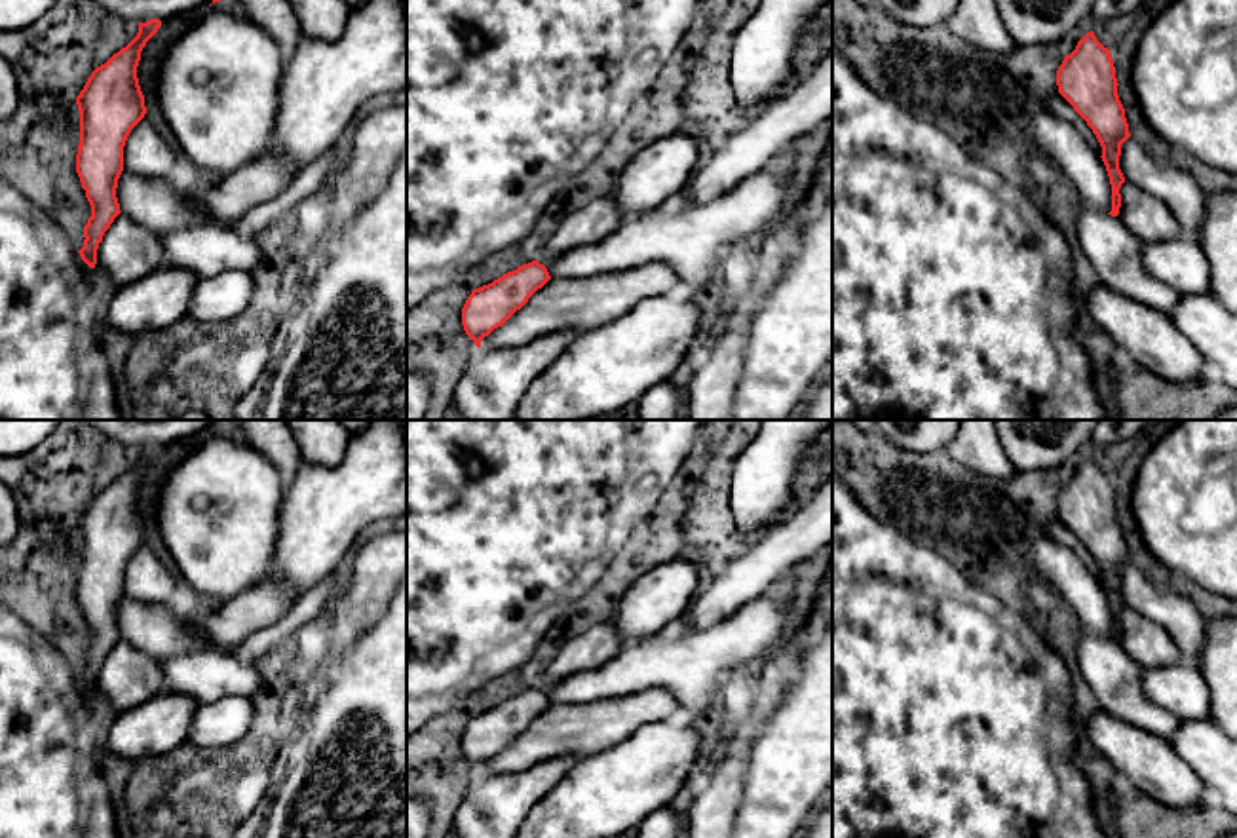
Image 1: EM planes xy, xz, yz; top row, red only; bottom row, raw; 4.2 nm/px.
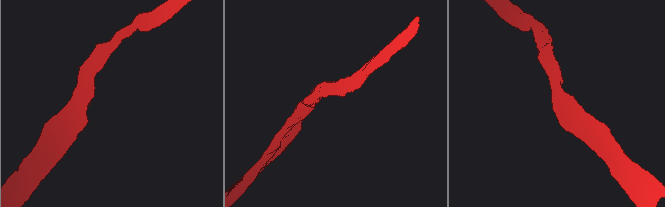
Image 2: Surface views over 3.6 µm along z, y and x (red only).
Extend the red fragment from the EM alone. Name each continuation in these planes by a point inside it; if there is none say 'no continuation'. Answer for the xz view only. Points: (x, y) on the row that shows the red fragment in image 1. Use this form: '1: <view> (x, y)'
no continuation

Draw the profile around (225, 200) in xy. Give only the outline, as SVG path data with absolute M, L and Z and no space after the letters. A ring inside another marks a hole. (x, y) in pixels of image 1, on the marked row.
M264 154L224 177L203 181L190 192L188 200L209 222L236 228L249 209L276 198L296 175L277 156Z

